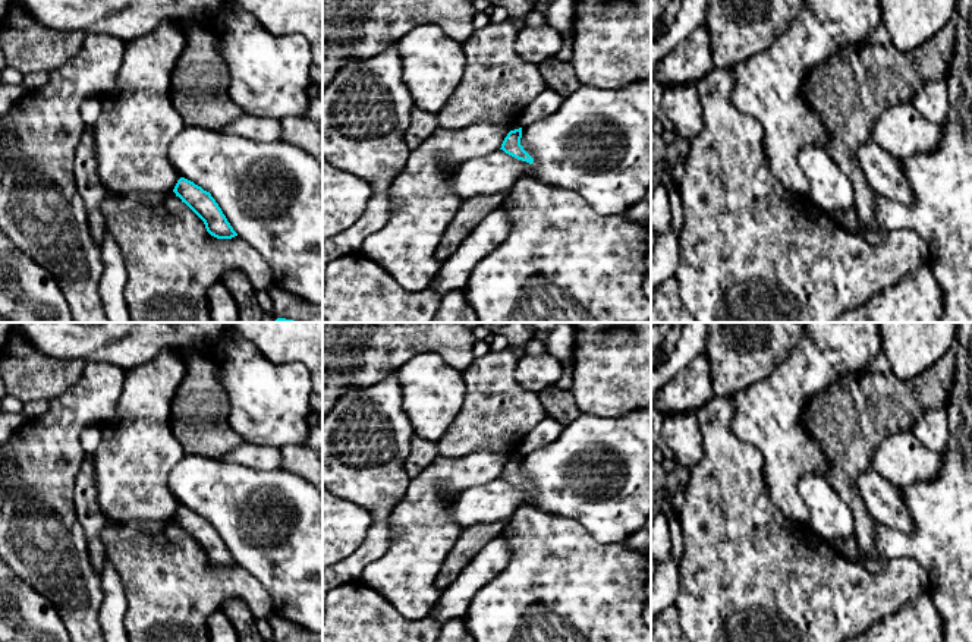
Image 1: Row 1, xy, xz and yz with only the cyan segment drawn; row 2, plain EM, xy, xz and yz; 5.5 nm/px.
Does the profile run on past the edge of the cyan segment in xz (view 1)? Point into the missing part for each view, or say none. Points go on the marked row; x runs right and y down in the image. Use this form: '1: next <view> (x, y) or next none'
1: next none

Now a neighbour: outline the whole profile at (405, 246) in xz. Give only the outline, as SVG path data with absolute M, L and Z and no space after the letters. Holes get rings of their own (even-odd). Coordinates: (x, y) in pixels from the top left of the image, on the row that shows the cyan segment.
M519 122L475 123L466 129L438 126L428 139L410 150L403 170L387 191L393 207L389 220L365 239L359 254L384 268L406 290L428 287L443 264L435 258L437 248L462 205L462 199L450 191L450 177L462 163L500 150L507 133L519 128Z

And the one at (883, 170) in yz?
M869 141L856 150L856 158L869 186L878 195L905 205L913 204L913 192L894 155Z

